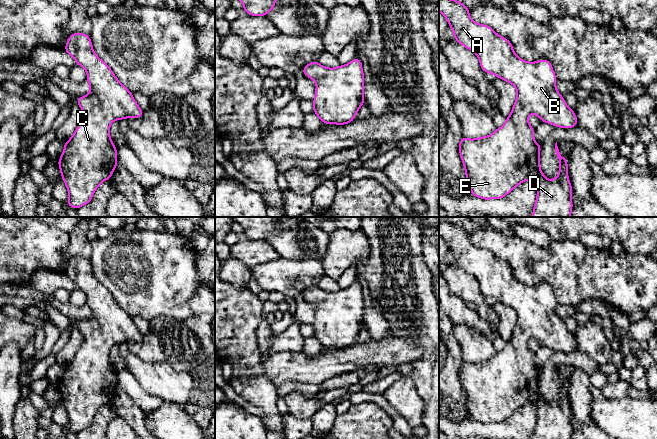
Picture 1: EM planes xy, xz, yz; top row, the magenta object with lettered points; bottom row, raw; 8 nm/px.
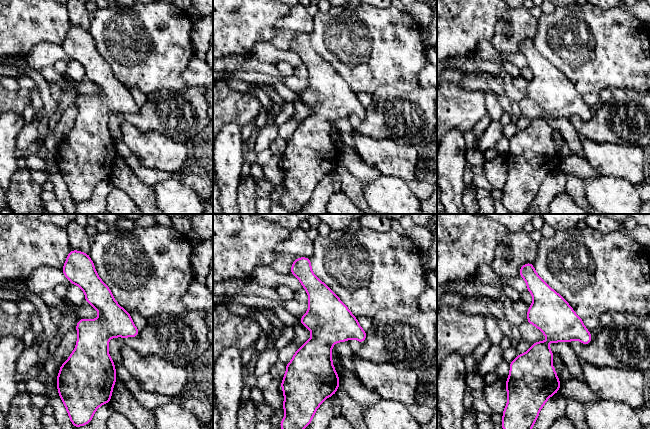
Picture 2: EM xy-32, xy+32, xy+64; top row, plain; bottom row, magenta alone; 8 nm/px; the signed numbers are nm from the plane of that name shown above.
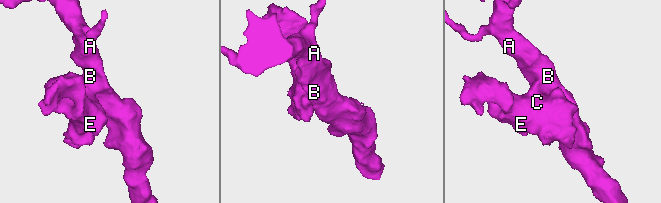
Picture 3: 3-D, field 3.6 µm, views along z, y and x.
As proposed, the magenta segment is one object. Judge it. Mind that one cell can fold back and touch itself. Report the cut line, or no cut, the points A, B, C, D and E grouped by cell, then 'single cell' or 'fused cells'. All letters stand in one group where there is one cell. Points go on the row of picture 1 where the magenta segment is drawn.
no cut; A B C D E; single cell

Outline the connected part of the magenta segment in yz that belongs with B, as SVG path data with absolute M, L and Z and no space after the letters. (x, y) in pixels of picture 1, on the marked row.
M439 0L439 11L451 27L455 40L477 55L481 69L511 83L517 92L515 104L502 127L489 136L476 139L462 136L459 142L459 153L472 195L484 200L501 199L522 182L534 180L537 185L537 197L532 217L571 217L573 189L568 178L568 159L561 156L556 142L559 174L556 178L548 180L540 169L541 144L535 142L535 129L530 126L528 120L530 114L536 114L542 122L555 127L568 129L578 125L574 110L568 107L562 94L556 89L557 78L552 64L546 59L537 62L520 59L509 40L498 35L490 26L474 22L470 17L469 8L460 1Z

